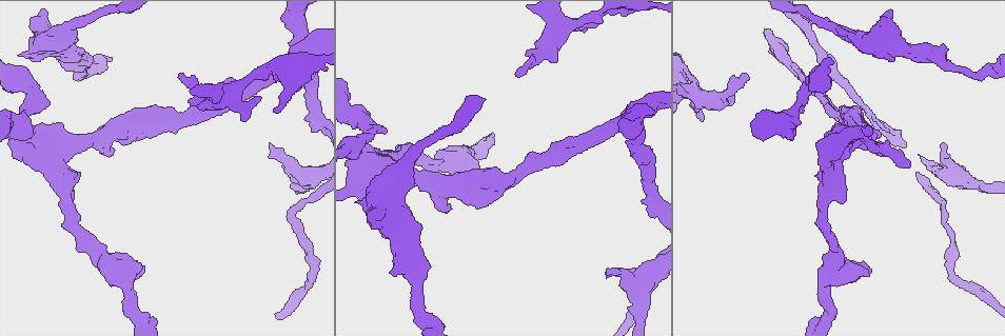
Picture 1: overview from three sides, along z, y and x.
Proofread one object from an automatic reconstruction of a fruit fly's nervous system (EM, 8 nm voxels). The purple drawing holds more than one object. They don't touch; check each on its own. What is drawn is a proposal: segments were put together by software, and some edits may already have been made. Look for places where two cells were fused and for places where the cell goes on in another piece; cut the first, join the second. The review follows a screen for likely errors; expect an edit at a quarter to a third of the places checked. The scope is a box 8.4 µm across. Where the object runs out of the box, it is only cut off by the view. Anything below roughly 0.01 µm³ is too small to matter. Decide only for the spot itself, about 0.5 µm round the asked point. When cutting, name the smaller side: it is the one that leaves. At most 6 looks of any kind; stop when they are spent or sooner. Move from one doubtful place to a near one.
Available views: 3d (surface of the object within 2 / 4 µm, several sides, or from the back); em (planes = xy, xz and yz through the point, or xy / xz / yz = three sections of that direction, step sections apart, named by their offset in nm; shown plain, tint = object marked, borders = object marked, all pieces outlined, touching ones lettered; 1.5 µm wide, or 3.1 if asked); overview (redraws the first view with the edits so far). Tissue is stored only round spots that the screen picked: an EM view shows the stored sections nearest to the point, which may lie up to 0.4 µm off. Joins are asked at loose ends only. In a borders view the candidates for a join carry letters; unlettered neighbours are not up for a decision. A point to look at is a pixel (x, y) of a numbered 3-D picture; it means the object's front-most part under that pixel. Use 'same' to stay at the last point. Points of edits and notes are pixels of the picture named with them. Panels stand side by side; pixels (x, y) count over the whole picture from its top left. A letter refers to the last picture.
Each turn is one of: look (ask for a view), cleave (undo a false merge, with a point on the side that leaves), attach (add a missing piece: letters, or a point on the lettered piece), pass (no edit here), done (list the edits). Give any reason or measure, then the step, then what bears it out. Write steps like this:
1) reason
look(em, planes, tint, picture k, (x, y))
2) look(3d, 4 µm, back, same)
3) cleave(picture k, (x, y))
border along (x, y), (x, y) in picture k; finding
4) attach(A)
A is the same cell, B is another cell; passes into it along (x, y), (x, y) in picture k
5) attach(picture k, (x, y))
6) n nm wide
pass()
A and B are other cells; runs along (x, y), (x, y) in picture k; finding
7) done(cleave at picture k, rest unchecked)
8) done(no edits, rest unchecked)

branch stops here
look(3d, 4 µm, picture 1, (875, 55))

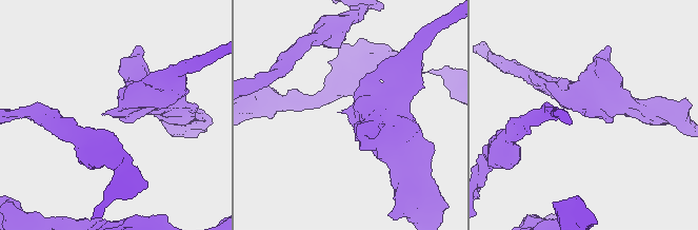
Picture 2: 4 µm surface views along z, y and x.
look(em, planes, borders, picture 2, (104, 114))

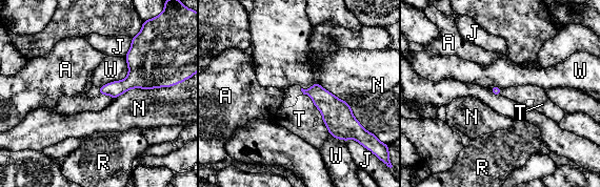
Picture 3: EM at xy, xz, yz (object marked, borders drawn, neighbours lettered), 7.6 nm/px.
N touches over 420 nm
attach(T)
T is the same cell, A, J, N, R and W are other cells; passes into it along (338, 117), (320, 111), (299, 119) in picture 3; it goes on there

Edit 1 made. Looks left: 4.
look(overview)

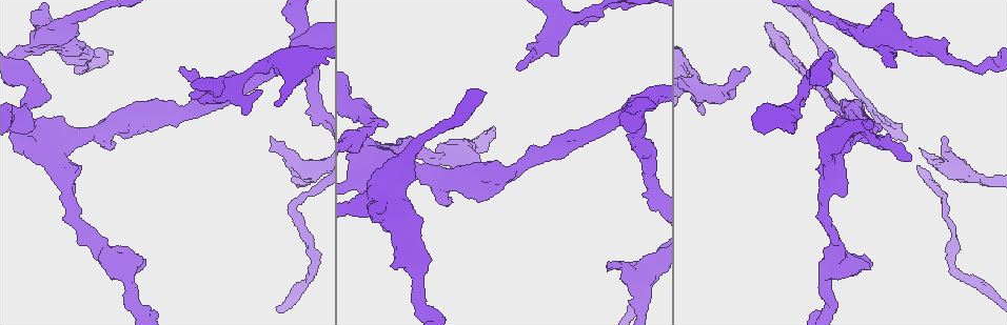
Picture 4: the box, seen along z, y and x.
an open end
look(3d, 2 µm, picture 4, (91, 58))

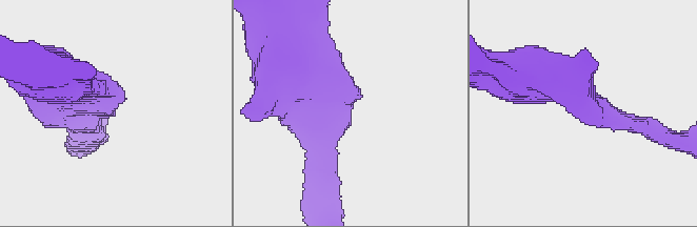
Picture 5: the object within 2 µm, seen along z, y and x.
now the EM
look(em, planes, tint, picture 5, (353, 106))

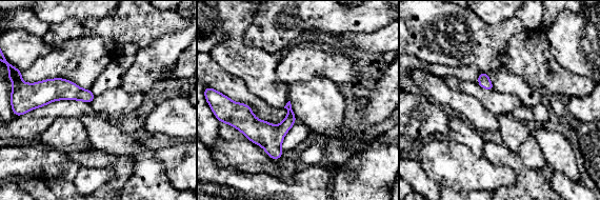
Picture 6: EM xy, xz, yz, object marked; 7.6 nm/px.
look(em, planes, borders, same)

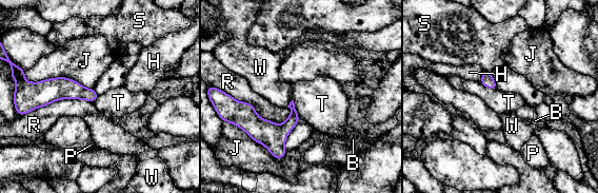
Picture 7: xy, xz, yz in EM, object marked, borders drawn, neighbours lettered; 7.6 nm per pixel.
pass()
B, H, J, P, R, S, T and W are other cells; border along (293, 99), (295, 110), (300, 118) in picture 7; none of them fits

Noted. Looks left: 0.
done(attach at picture 3, rest unchecked)

